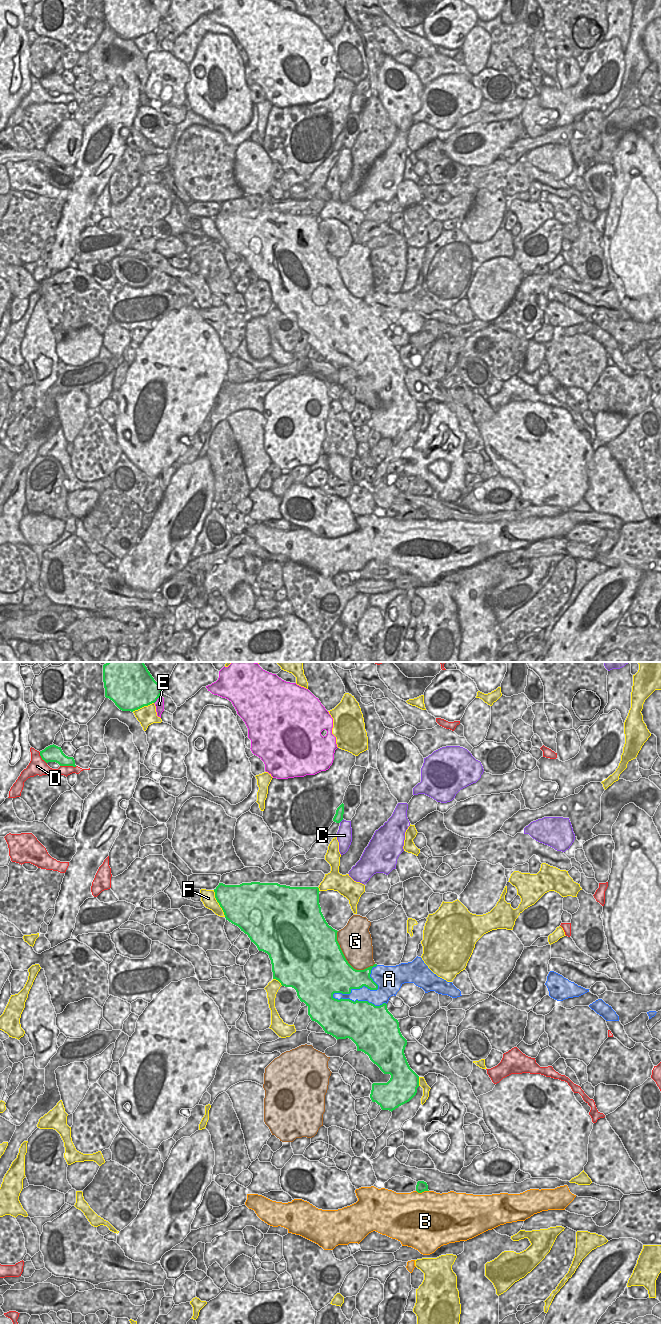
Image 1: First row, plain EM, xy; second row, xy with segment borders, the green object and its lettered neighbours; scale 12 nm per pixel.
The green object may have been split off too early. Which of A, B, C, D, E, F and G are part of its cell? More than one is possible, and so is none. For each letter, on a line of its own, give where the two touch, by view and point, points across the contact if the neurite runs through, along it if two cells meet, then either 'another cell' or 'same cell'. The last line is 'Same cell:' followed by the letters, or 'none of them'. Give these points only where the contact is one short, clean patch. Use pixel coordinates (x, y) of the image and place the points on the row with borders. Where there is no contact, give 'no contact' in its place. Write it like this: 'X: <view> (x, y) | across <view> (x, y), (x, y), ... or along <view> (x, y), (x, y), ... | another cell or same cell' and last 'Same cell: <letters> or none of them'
A: xy (365, 986) | another cell
B: xy (422, 1191) | another cell
C: xy (341, 820) | along xy (343, 819), (339, 822) | another cell
D: xy (68, 765) | another cell
E: xy (158, 697) | another cell
F: xy (218, 902) | another cell
G: xy (346, 960) | another cell
Same cell: none of them

